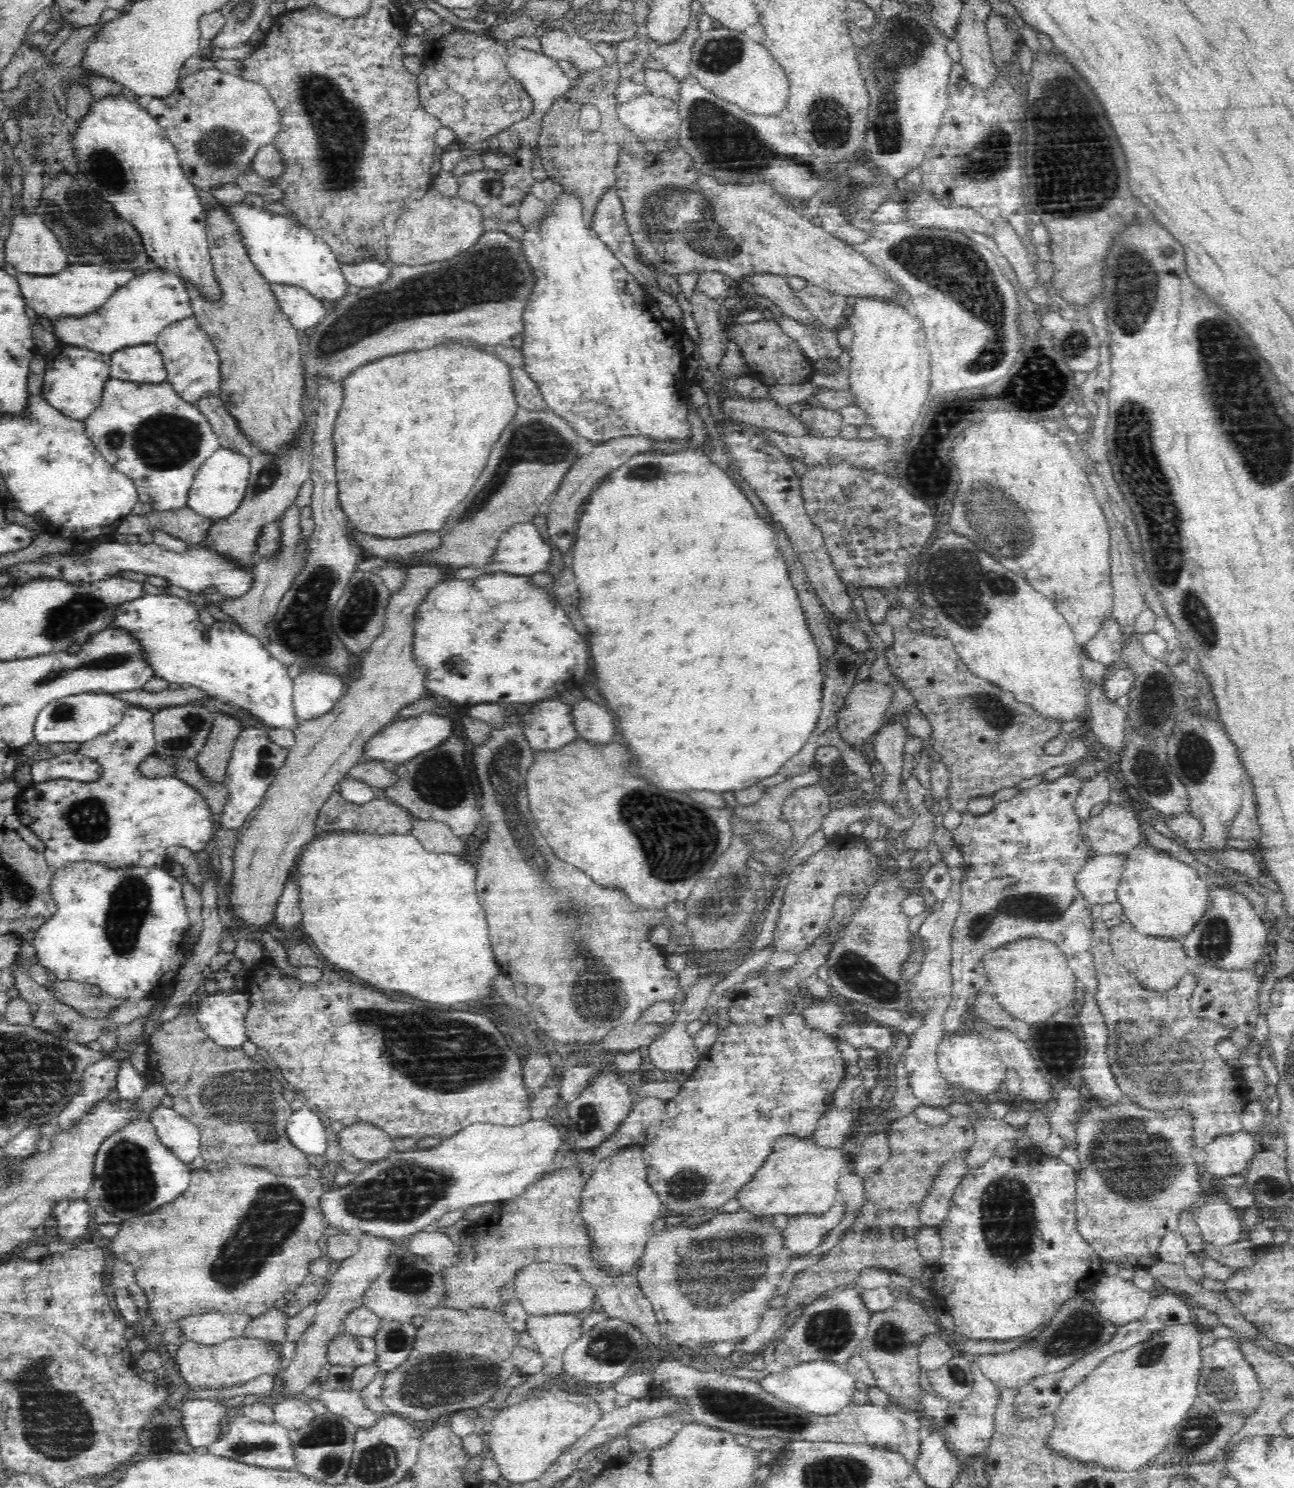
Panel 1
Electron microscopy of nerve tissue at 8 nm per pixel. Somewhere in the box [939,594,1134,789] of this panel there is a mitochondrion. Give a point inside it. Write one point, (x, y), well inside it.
(993, 709)

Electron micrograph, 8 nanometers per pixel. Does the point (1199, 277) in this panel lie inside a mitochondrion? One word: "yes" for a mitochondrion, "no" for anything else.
no

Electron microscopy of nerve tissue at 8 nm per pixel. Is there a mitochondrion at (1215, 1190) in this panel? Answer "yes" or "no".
no

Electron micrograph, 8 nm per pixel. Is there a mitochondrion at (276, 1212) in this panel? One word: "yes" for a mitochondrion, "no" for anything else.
yes

